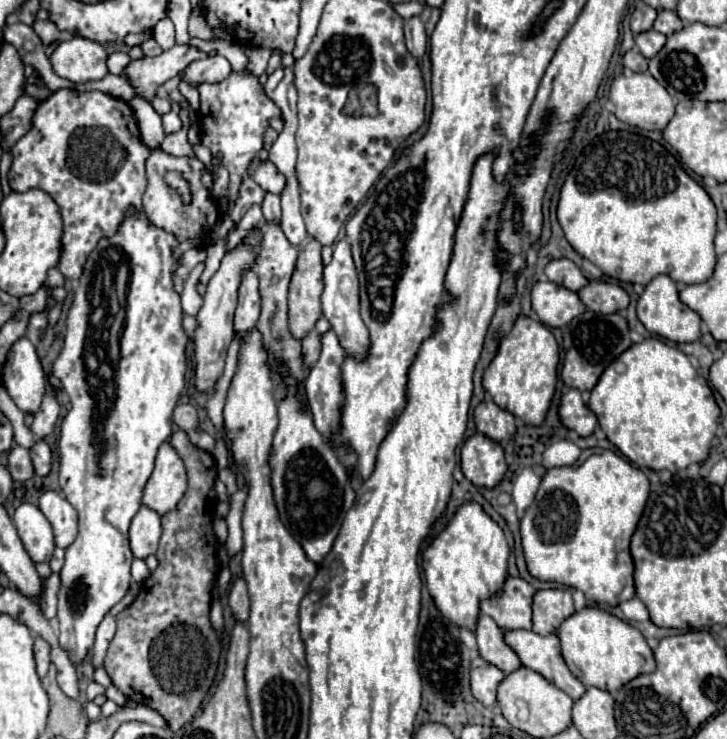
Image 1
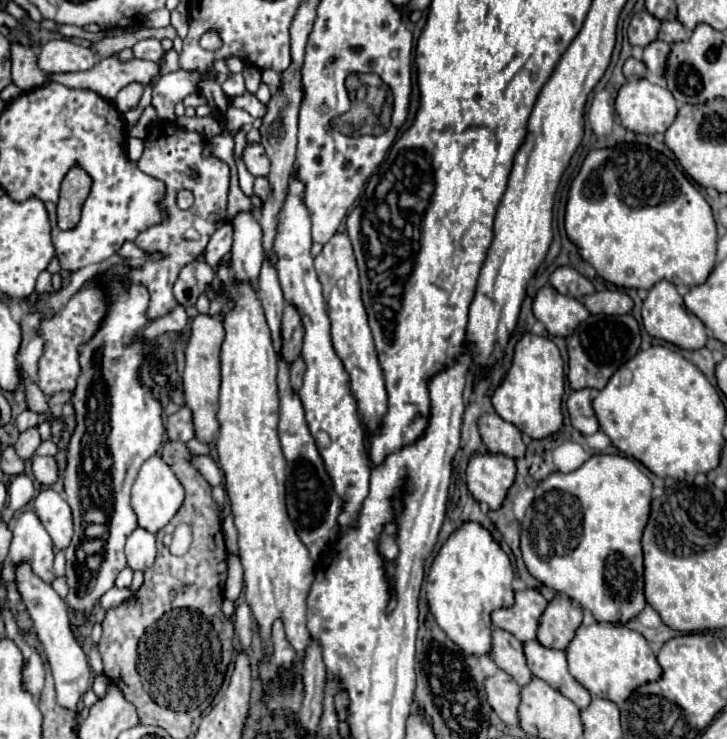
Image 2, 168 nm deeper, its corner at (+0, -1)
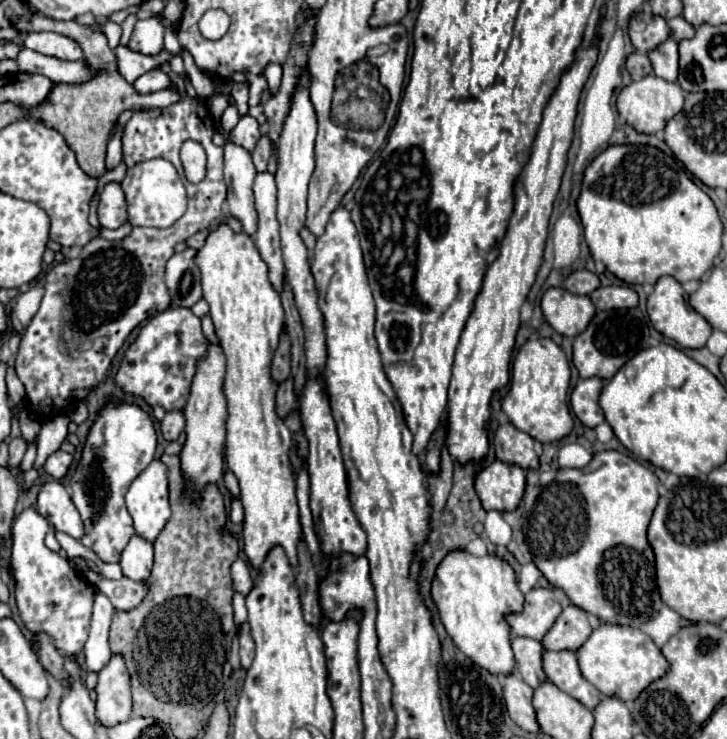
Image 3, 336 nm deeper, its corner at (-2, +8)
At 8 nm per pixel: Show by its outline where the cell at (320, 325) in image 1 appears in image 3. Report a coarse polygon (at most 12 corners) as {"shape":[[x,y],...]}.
{"shape":[[290,376],[276,392],[276,412],[286,418],[296,406],[294,378]]}

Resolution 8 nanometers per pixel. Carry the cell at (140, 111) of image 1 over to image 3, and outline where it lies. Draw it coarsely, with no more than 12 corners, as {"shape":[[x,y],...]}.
{"shape":[[124,46],[116,48],[118,72],[134,84],[144,72],[170,64],[174,54],[140,56]]}

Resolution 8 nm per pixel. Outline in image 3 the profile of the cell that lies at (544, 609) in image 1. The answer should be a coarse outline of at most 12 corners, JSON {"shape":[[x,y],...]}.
{"shape":[[570,604],[546,632],[548,650],[576,650],[590,636],[588,614]]}

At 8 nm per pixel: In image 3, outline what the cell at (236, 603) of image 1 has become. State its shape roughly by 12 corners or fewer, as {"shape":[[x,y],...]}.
{"shape":[[250,624],[240,628],[240,660],[250,668],[254,658],[254,640]]}

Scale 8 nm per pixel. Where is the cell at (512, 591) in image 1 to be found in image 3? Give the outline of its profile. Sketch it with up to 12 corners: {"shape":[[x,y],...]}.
{"shape":[[532,588],[508,614],[514,634],[542,640],[562,612],[552,590]]}

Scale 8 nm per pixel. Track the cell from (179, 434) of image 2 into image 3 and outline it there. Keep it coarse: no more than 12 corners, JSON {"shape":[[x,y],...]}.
{"shape":[[182,410],[166,412],[160,422],[168,442],[178,440],[186,428]]}

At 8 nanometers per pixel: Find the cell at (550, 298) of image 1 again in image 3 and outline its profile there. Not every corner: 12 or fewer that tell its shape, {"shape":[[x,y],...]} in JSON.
{"shape":[[548,288],[540,302],[562,336],[584,332],[594,316],[588,296]]}

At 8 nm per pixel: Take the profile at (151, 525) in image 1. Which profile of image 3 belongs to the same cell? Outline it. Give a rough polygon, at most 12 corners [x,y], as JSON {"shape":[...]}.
{"shape":[[134,534],[120,558],[124,576],[146,580],[154,544]]}

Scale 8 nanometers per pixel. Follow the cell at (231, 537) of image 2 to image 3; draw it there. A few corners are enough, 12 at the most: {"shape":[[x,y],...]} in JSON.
{"shape":[[244,558],[232,564],[234,590],[252,590],[252,572]]}

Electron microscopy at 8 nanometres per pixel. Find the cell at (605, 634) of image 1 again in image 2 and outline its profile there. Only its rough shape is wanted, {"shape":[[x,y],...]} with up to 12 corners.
{"shape":[[582,625],[566,649],[592,697],[622,703],[662,675],[624,625]]}

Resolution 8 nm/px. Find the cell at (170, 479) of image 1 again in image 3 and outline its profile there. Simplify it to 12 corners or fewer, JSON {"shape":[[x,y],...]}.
{"shape":[[152,460],[126,508],[136,534],[154,542],[172,510],[168,468]]}

